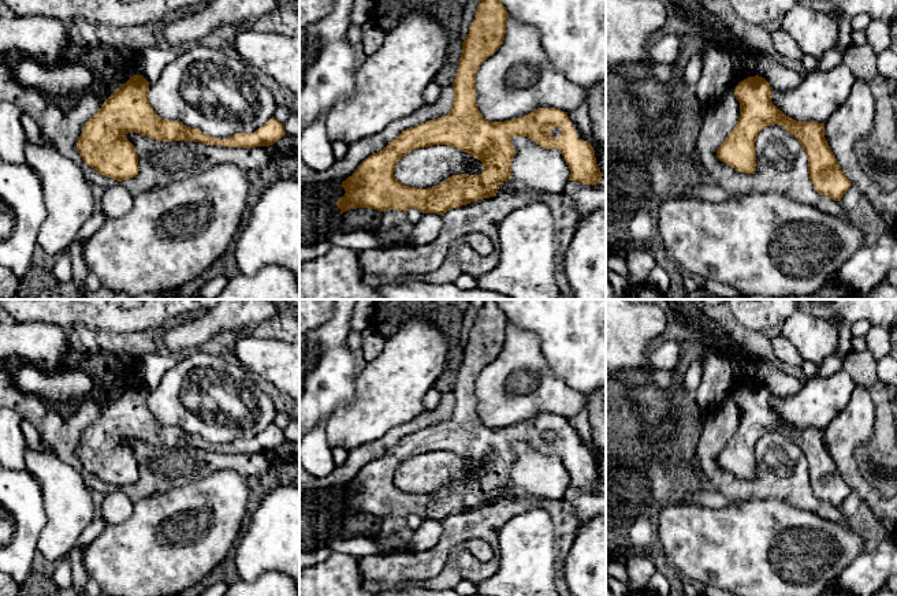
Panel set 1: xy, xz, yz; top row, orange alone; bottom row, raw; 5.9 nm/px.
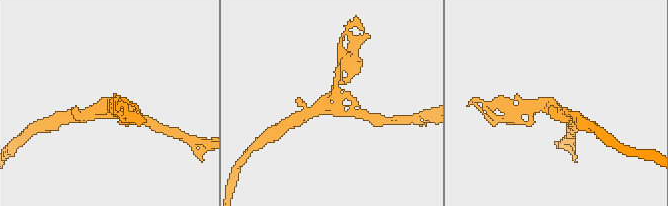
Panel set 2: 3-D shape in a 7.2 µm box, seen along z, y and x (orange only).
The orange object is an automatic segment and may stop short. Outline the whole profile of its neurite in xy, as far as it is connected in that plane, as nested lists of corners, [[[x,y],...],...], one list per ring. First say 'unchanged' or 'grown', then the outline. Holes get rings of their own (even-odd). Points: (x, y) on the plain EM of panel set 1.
unchanged; [[[142,381],[130,383],[85,429],[77,455],[85,470],[100,481],[118,488],[138,481],[137,455],[124,443],[127,439],[156,447],[194,447],[228,454],[269,452],[286,442],[284,432],[272,422],[254,439],[237,439],[226,446],[213,444],[182,428],[160,424],[149,410],[148,396],[149,388]]]

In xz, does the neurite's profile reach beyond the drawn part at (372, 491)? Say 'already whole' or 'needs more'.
already whole

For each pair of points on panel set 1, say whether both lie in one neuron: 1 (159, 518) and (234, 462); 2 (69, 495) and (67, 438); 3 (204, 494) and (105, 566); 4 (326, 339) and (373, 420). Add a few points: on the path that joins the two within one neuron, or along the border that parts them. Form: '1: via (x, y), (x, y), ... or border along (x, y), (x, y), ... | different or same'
1: border along (194, 479), (231, 469), (249, 483) | different
2: border along (44, 443), (66, 461), (89, 487) | different
3: via (179, 516), (136, 559), (130, 559) | same
4: border along (357, 373), (353, 398), (334, 412) | different

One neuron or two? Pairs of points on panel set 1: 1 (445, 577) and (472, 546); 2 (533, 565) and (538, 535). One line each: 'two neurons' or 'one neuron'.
1: one neuron
2: one neuron

